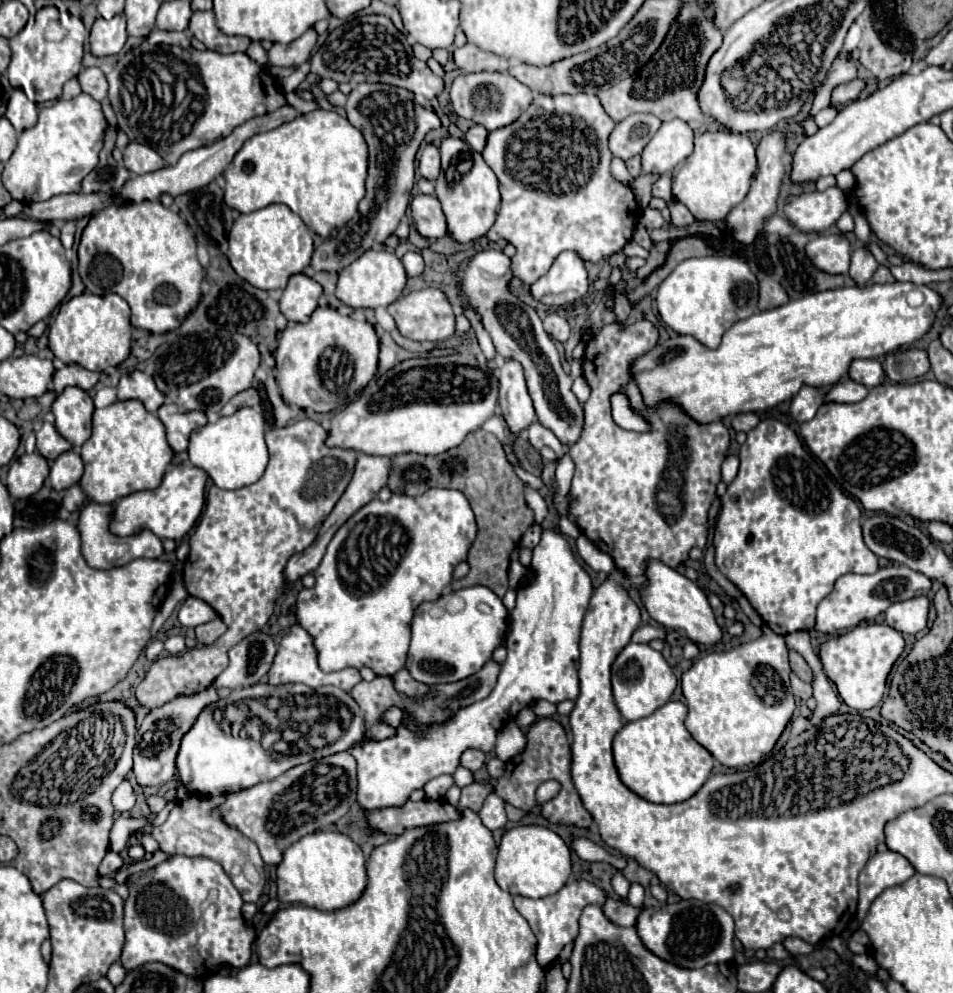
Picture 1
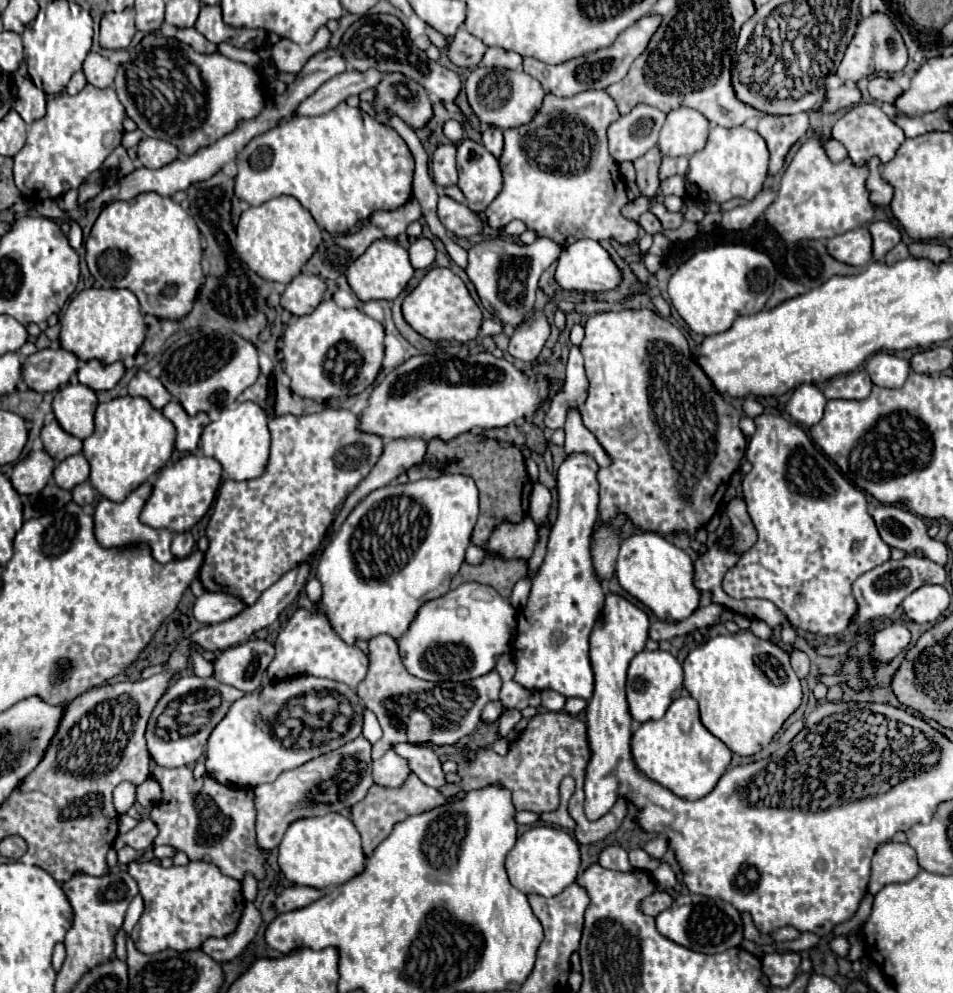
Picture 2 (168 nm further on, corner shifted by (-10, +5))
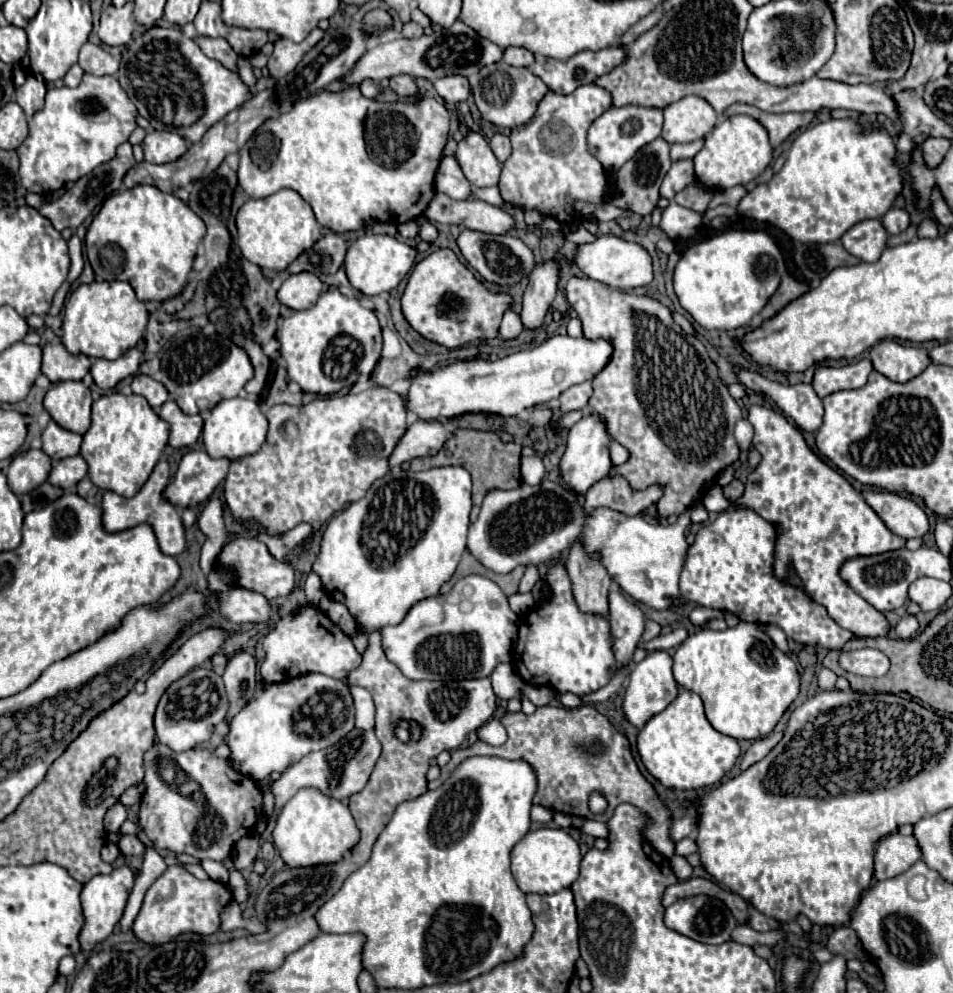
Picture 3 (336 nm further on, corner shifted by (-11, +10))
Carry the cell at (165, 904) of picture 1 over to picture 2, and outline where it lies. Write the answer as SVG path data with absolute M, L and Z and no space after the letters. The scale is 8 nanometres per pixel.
M157 861L128 864L128 874L138 882L144 912L130 932L132 942L144 954L172 948L178 952L196 950L206 938L222 938L236 930L244 910L240 882L224 876L214 864L190 862L188 866L164 868Z

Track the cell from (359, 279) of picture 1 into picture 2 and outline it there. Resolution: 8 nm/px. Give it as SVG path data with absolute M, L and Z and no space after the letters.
M387 238L372 242L368 250L360 258L356 258L356 262L352 262L352 266L348 266L346 270L348 284L362 302L394 300L406 288L412 274L414 274L414 268L408 260L408 252L402 246L398 246L395 241Z

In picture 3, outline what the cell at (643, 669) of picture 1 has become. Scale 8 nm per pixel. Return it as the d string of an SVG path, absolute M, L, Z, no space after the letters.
M651 651L643 661L633 665L623 699L623 711L631 725L641 729L653 715L661 713L677 697L677 681L671 673L671 667L673 667L673 657L667 651Z

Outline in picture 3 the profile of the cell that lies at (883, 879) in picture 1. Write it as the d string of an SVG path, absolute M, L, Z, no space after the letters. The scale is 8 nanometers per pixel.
M891 833L877 843L875 849L875 879L893 879L905 873L921 859L921 849L915 837Z

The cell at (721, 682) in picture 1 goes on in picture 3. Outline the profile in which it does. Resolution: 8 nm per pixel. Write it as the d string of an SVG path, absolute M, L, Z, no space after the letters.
M739 621L725 631L699 629L673 655L675 681L699 693L709 723L737 741L767 737L799 695L797 665L775 647L757 623Z

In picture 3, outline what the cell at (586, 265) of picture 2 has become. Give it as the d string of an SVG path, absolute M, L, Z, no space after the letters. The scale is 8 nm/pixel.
M597 233L595 241L577 245L575 265L581 269L581 273L585 277L589 277L593 281L599 281L599 283L605 283L611 289L619 289L619 291L643 287L643 285L649 285L653 281L649 253L643 247L639 247L635 243L627 243L623 239L617 239L613 235Z

